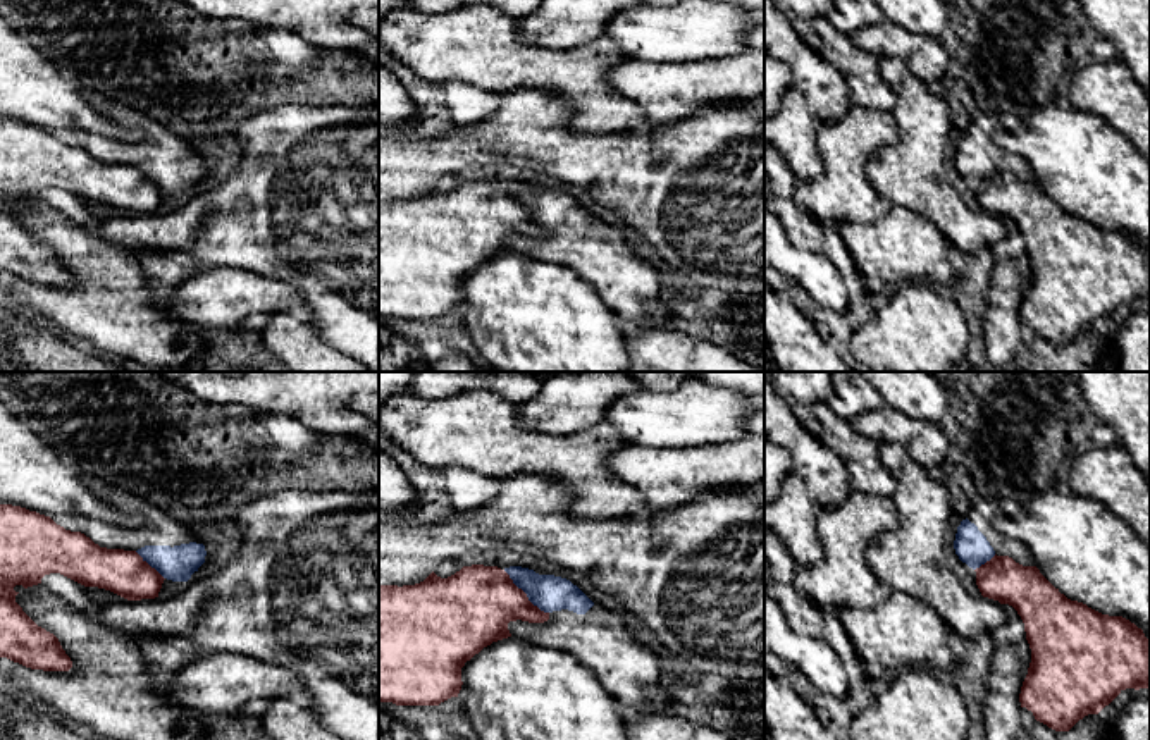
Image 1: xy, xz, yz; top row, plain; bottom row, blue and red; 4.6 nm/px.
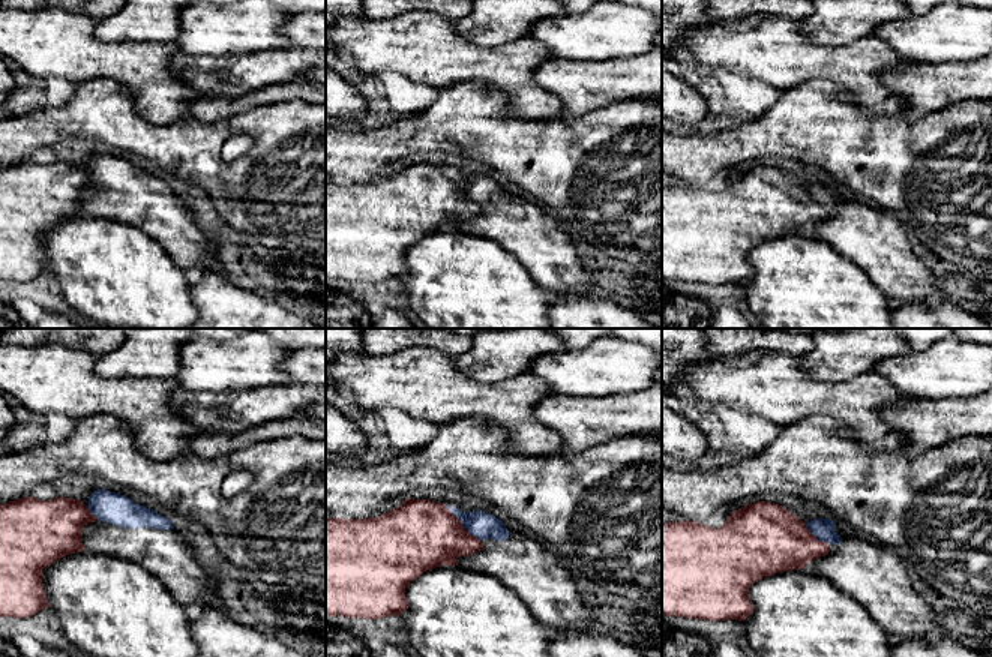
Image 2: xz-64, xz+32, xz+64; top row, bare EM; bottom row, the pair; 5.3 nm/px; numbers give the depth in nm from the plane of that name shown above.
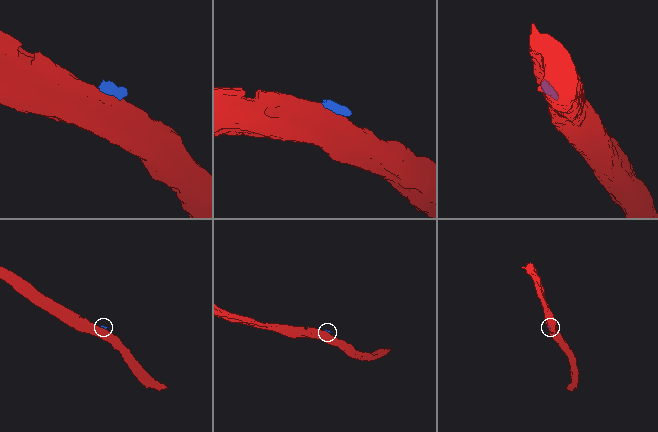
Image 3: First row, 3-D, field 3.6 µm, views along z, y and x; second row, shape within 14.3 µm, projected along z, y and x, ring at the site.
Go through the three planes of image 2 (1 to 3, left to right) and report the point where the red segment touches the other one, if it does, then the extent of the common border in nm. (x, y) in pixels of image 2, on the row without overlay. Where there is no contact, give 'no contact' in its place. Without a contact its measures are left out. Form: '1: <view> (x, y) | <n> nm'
1: xz-64 (93, 179) | 80 nm
2: xz+32 (462, 188) | 280 nm
3: xz+64 (815, 200) | 170 nm

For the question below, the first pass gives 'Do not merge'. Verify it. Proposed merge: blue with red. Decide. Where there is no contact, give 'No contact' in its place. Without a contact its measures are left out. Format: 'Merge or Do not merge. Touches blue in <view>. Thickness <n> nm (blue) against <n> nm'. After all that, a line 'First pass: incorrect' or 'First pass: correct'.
Do not merge. Touches blue in xz. Thickness 170 nm (blue) against 360 nm
First pass: correct

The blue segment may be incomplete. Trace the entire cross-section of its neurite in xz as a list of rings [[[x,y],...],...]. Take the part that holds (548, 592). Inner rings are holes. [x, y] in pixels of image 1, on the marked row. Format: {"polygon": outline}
{"polygon": [[[510,566],[504,568],[504,571],[513,583],[527,594],[534,606],[549,614],[549,620],[544,623],[510,621],[508,630],[511,637],[568,652],[587,668],[615,699],[632,706],[635,711],[668,714],[671,695],[665,690],[661,680],[661,651],[652,640],[646,642],[635,633],[625,614],[596,606],[566,578],[539,575],[522,566]]]}

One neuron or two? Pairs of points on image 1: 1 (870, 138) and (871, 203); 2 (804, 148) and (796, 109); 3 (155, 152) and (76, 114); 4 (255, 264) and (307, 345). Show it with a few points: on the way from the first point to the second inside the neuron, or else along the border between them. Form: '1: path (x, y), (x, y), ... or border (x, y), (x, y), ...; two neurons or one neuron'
1: path (856, 154), (856, 188); one neuron
2: path (796, 138), (796, 119); one neuron
3: border (95, 133), (121, 141), (140, 141), (145, 136); two neurons
4: border (310, 324), (343, 353); two neurons

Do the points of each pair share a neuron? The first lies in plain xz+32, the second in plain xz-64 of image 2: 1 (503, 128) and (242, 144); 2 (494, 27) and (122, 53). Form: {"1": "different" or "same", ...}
{"1": "different", "2": "different"}

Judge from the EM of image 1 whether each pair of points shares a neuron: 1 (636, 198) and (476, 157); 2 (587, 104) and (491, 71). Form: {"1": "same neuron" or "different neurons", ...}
{"1": "same neuron", "2": "same neuron"}

